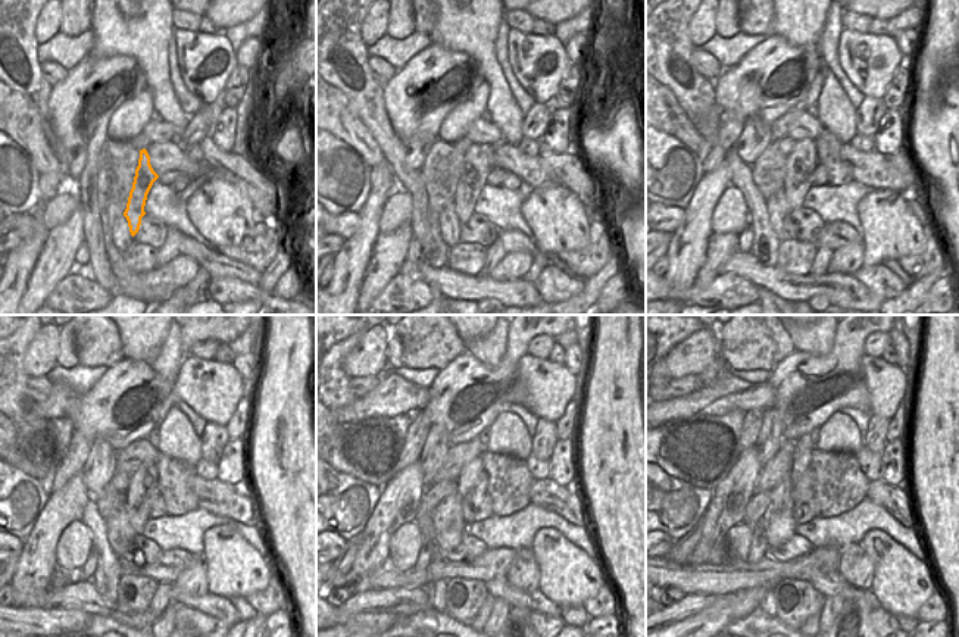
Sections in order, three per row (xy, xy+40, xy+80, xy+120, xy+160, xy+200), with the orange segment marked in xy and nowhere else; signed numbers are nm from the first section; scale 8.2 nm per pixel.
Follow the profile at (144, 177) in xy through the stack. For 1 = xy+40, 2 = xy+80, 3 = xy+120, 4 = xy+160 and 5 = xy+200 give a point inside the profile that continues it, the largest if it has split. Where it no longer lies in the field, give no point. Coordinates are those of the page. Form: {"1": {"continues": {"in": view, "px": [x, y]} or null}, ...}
{"1": {"continues": {"in": "xy+40", "px": [477, 161]}}, "2": {"continues": {"in": "xy+80", "px": [802, 162]}}, "3": {"continues": {"in": "xy+120", "px": [143, 483]}}, "4": {"continues": {"in": "xy+160", "px": [472, 477]}}, "5": {"continues": {"in": "xy+200", "px": [802, 475]}}}

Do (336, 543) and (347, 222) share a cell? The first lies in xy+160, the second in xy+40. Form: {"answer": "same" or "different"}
{"answer": "same"}

